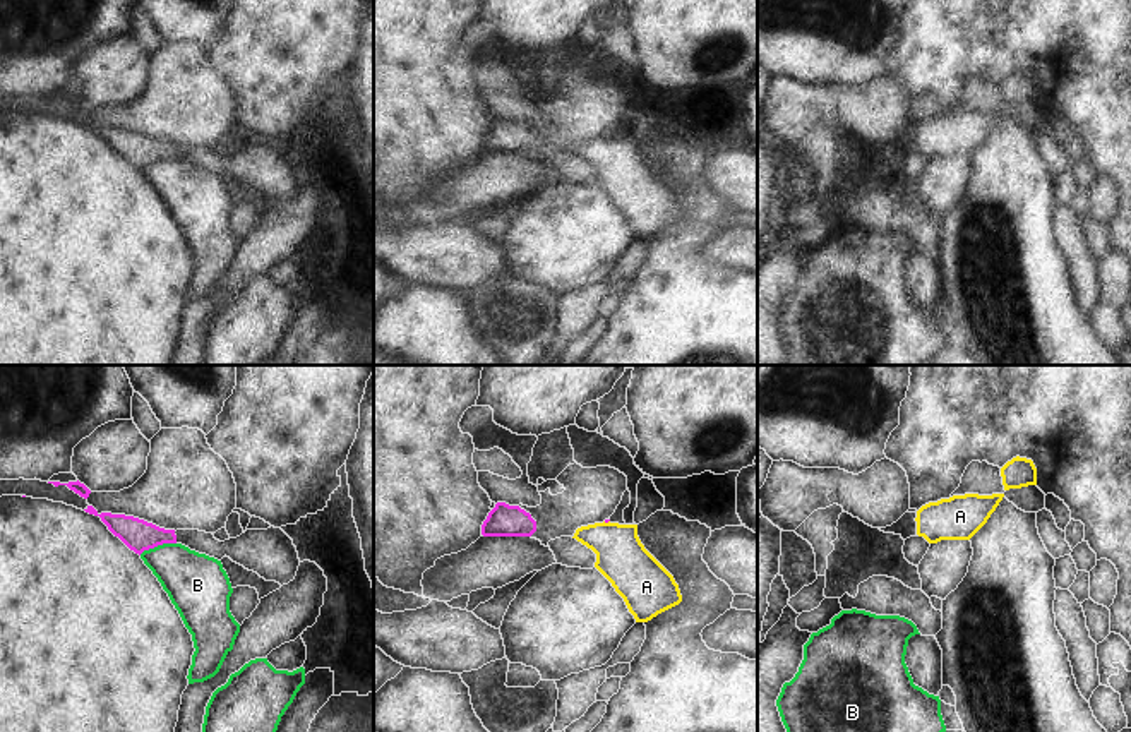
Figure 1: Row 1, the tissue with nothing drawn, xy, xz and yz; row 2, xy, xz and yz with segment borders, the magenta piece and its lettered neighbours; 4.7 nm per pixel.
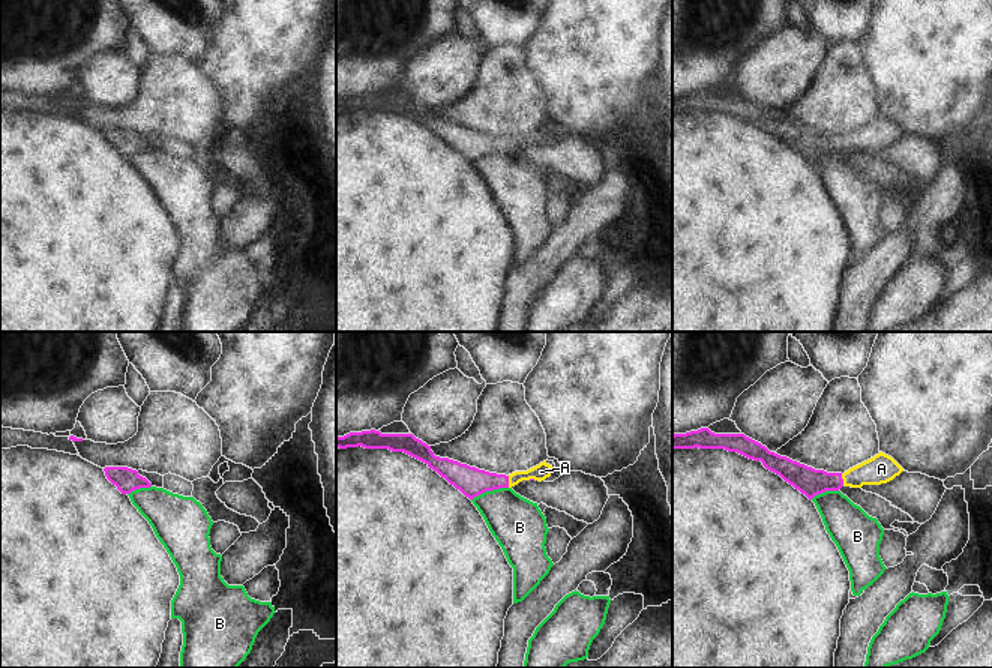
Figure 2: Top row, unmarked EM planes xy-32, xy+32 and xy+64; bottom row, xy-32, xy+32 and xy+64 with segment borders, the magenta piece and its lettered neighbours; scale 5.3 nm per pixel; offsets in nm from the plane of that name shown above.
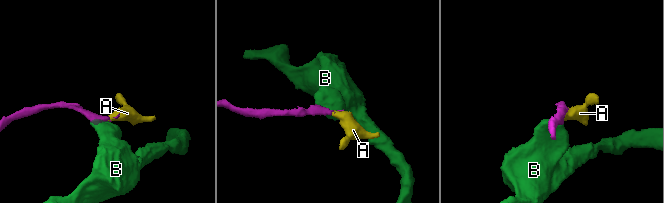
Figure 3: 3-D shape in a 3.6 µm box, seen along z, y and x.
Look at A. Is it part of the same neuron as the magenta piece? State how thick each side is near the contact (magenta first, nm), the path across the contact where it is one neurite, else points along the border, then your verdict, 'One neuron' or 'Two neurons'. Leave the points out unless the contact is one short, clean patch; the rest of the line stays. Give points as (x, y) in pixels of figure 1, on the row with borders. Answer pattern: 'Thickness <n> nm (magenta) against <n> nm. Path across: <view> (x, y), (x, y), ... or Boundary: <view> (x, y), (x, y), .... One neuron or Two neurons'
Thickness 20 nm (magenta) against 240 nm. Path across: xz (605, 520), (605, 522), (605, 535), (621, 558). One neuron.

